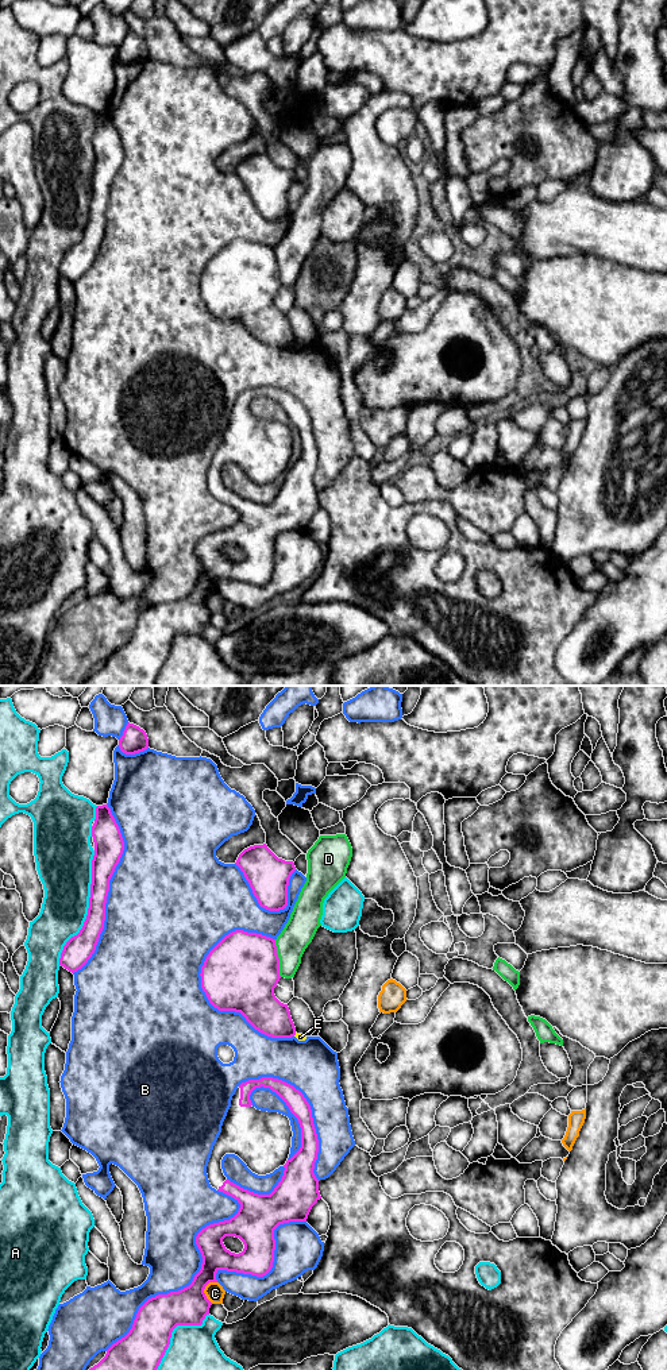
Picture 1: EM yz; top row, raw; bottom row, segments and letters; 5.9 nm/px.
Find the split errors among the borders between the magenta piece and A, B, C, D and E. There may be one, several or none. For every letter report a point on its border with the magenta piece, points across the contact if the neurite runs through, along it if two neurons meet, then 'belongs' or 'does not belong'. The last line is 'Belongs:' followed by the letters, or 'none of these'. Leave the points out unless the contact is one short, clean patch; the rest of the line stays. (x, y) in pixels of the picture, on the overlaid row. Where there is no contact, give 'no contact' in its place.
A: meets magenta in yz at (88, 909); does not belong
B: meets magenta in yz at (192, 1281); does not belong
C: meets magenta in yz at (204, 1288); does not belong
D: meets magenta in yz at (278, 958); does not belong
E: meets magenta in yz at (295, 1034); border along yz (296, 1033), (293, 1035); does not belong
Belongs: none of these

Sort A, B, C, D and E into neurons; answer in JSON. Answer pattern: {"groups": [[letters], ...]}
{"groups": [["A"], ["B"], ["C"], ["D"], ["E"]]}

